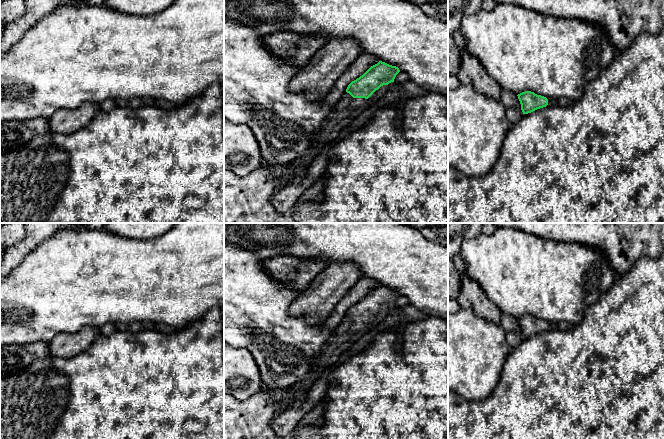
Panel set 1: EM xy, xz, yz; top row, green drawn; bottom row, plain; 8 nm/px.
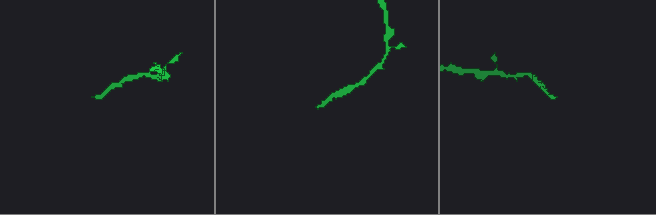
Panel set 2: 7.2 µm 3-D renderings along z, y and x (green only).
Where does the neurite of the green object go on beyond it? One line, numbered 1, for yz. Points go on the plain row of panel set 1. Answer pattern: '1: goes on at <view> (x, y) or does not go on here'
1: goes on at yz (554, 326)

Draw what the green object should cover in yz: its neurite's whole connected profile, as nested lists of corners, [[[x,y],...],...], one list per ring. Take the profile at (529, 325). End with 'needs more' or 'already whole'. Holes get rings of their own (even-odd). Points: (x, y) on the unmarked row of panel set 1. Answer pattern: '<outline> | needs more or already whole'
[[[525,315],[517,319],[521,328],[521,334],[523,338],[531,337],[537,333],[546,330],[556,330],[558,328],[557,323],[553,323],[551,326],[544,320],[537,319],[531,315]]] | needs more

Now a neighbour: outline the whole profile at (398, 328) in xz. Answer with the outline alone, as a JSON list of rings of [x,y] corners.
[[[403,319],[401,321],[399,321],[395,326],[393,326],[391,329],[393,329],[395,331],[395,333],[398,336],[397,339],[397,349],[400,350],[401,346],[402,346],[402,338],[401,338],[401,333],[403,331],[403,329],[406,327],[406,325],[408,324],[408,321]]]

